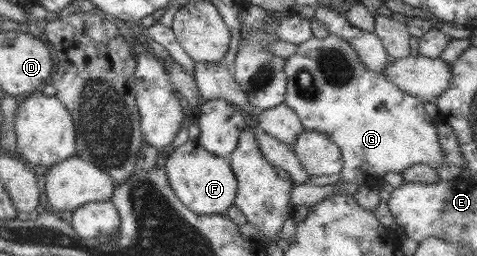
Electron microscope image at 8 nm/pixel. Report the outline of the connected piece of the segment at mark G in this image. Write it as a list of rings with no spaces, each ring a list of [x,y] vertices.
[[[334,33],[322,39],[312,37],[298,44],[298,51],[284,60],[284,72],[288,78],[285,104],[298,114],[306,130],[326,134],[340,148],[343,159],[341,176],[345,181],[380,188],[386,183],[386,173],[402,173],[404,169],[418,163],[434,169],[440,165],[448,167],[444,158],[446,153],[438,140],[438,122],[424,110],[425,103],[396,87],[382,73],[369,70],[348,41]]]

